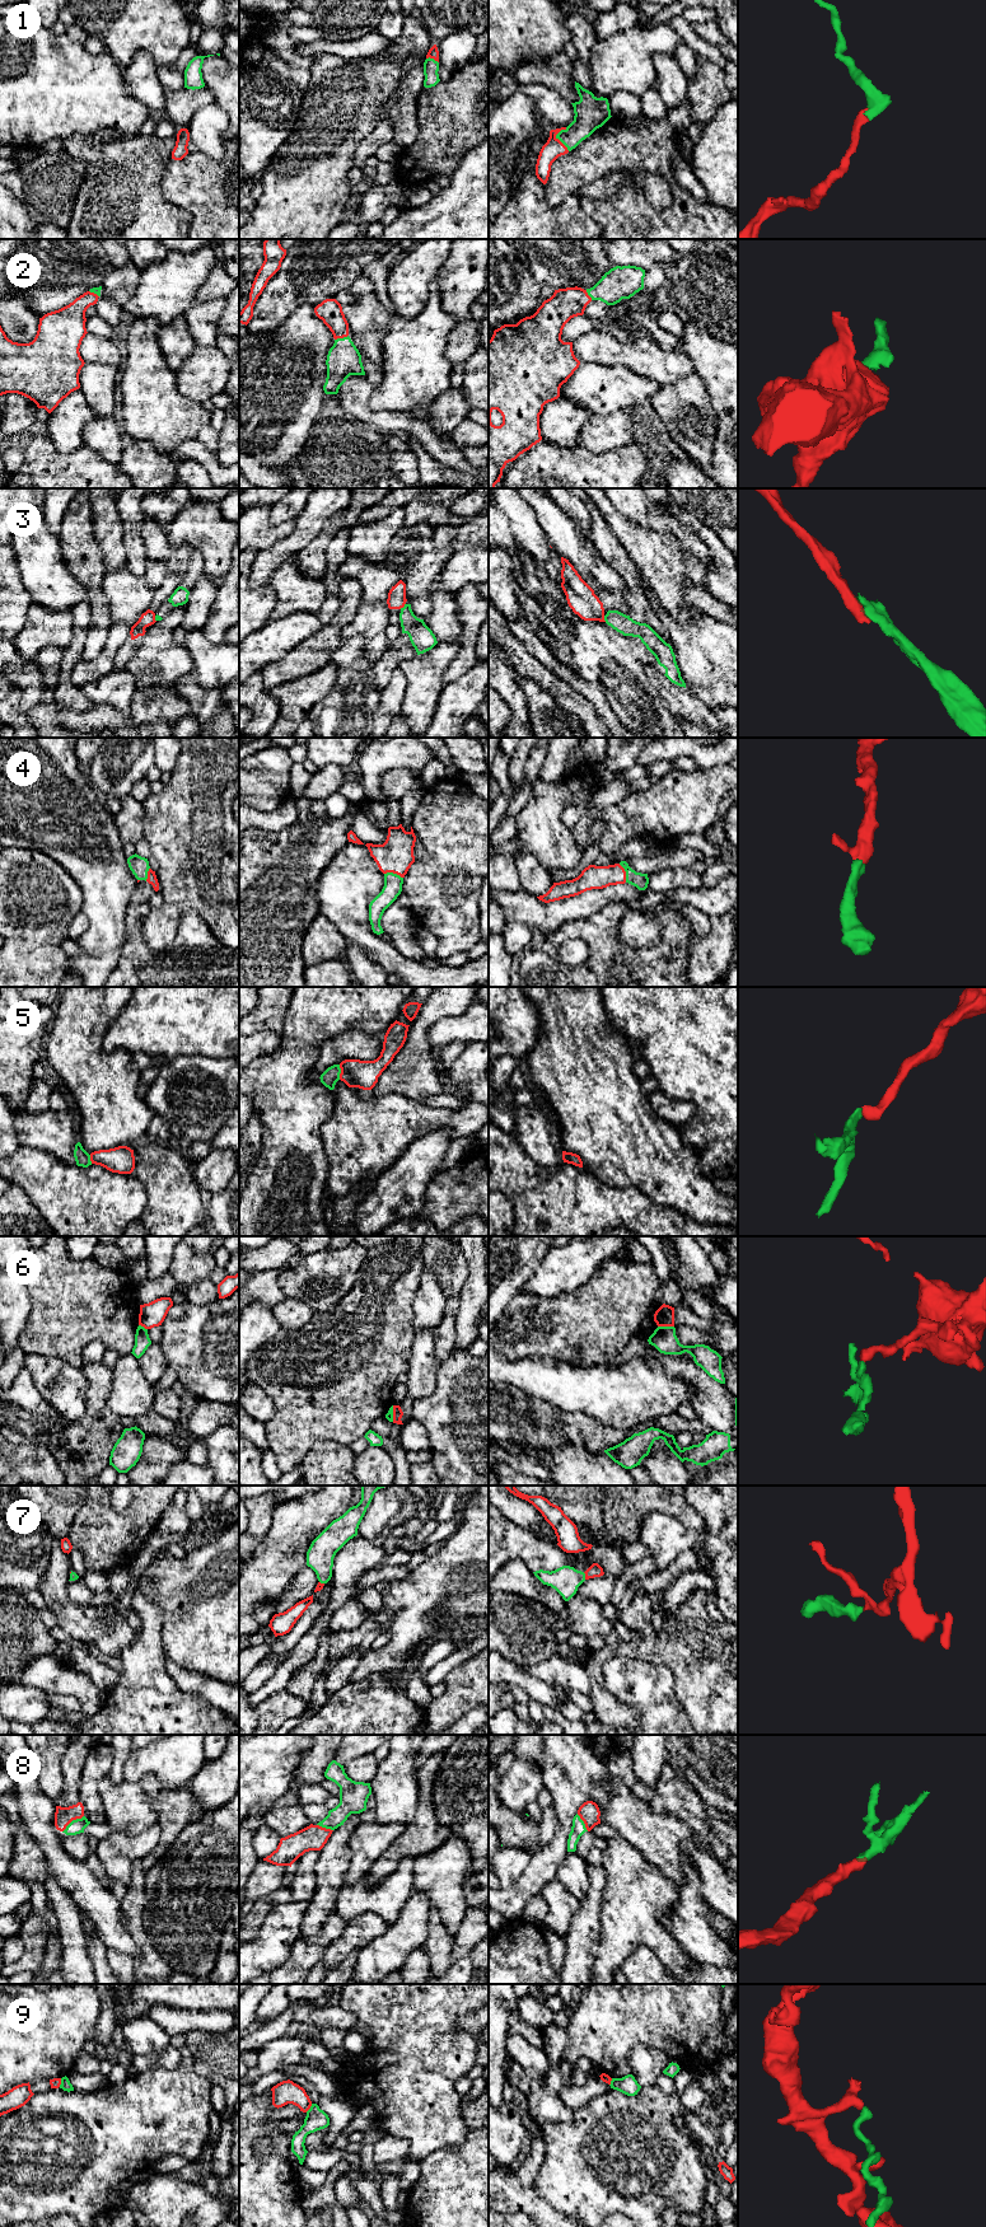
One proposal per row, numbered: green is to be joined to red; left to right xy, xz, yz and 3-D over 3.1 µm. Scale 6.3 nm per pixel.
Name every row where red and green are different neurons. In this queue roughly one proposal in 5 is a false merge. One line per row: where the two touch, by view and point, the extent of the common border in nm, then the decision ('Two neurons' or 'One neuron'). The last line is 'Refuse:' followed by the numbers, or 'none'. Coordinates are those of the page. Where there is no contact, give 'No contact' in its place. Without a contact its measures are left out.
1: Touches red at yz (557, 139). Shared border 150 nm. One neuron
2: Touches red at xz (341, 337). Shared border 90 nm. One neuron
3: Touches red at xz (402, 607). Shared border 50 nm. Two neurons
4: Touches red at xz (393, 873). Shared border 120 nm. One neuron
5: Touches red at xz (341, 1072). Shared border 100 nm. One neuron
6: Touches red at yz (666, 1325). Shared border 100 nm. Two neurons
7: Touches red at yz (585, 1576). Shared border 50 nm. One neuron
8: Touches red at xy (71, 1820). Shared border 170 nm. One neuron
9: Touches red at xy (60, 2082). Shared border 60 nm. Two neurons
Refuse: 3, 6, 9

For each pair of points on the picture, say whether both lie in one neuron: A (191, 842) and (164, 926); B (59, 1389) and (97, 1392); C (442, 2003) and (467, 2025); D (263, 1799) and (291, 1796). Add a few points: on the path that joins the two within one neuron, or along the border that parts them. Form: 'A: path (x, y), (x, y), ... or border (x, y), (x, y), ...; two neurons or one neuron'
A: path (191, 862), (191, 876), (174, 906); one neuron
B: border (83, 1369), (87, 1381), (85, 1412), (78, 1420); two neurons
C: border (473, 2010), (459, 2021), (459, 2026), (475, 2039); two neurons
D: border (295, 1771), (290, 1787), (270, 1807); two neurons

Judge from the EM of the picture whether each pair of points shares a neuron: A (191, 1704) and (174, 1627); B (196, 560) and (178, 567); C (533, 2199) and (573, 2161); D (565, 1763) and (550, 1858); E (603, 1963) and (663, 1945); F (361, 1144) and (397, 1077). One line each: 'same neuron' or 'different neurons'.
A: different neurons
B: different neurons
C: different neurons
D: same neuron
E: same neuron
F: different neurons

